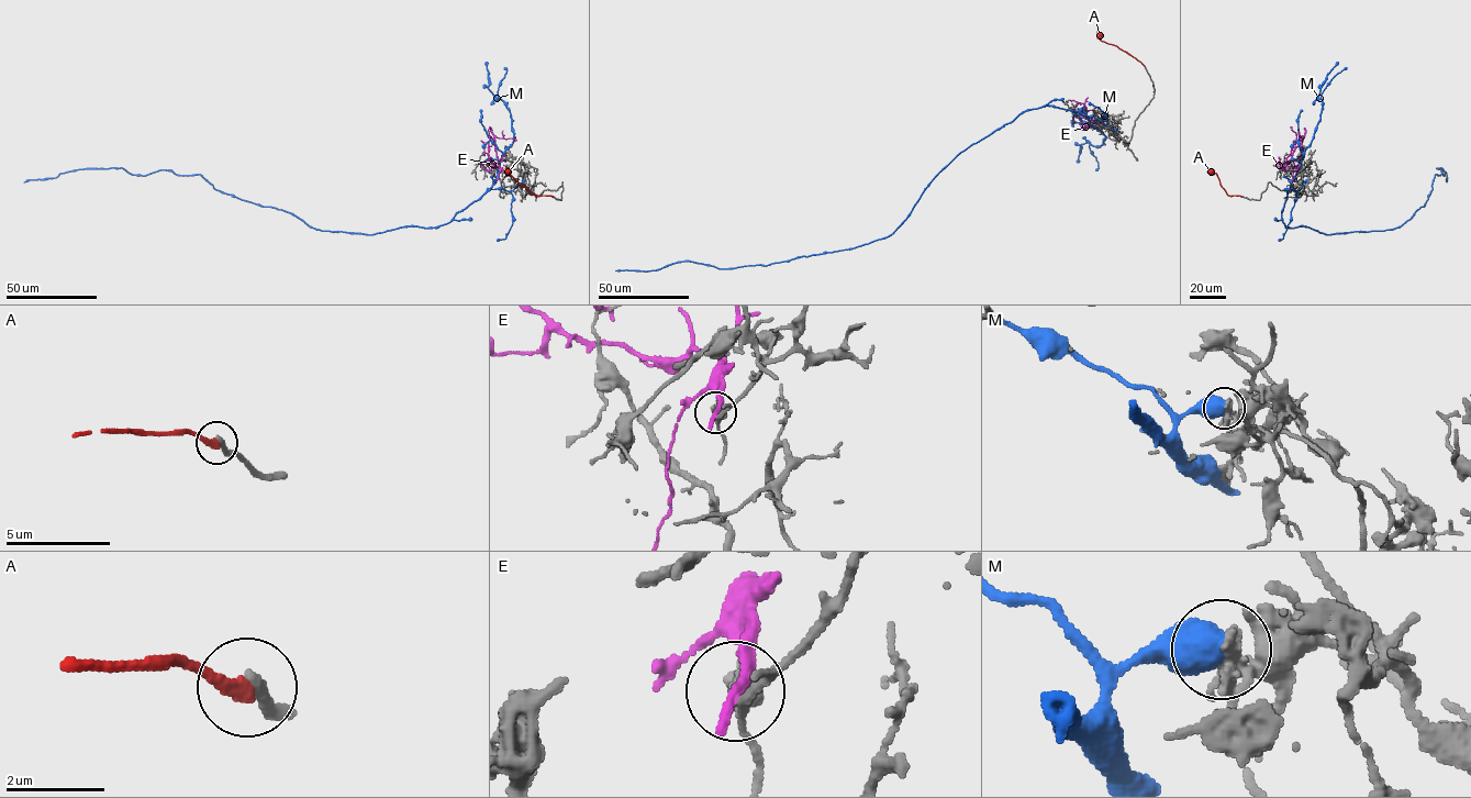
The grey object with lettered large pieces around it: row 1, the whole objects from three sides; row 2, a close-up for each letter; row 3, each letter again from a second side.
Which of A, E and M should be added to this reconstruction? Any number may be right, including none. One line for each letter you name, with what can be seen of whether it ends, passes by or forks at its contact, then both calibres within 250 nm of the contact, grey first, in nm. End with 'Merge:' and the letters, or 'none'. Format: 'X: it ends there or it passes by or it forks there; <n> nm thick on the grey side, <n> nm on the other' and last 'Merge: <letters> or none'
Merge: none

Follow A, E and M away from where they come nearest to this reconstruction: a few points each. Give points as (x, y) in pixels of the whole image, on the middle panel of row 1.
A: (1145, 65), (1114, 45), (1102, 41), (1096, 31)
E: (1096, 121), (1085, 126), (1107, 124)
M: (1096, 122), (1050, 106), (1021, 113), (960, 152), (891, 234), (868, 243), (766, 265), (680, 261), (615, 270)

